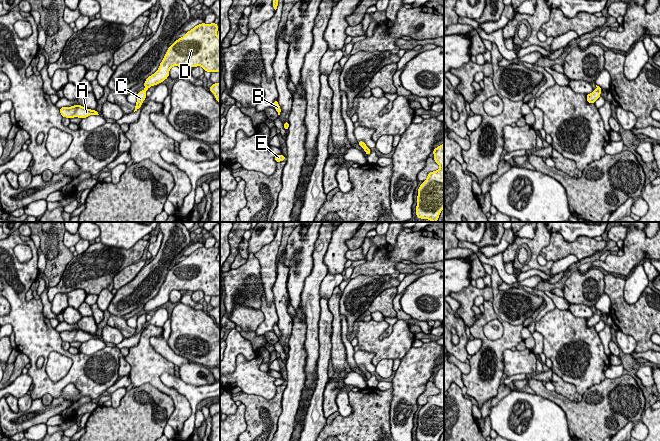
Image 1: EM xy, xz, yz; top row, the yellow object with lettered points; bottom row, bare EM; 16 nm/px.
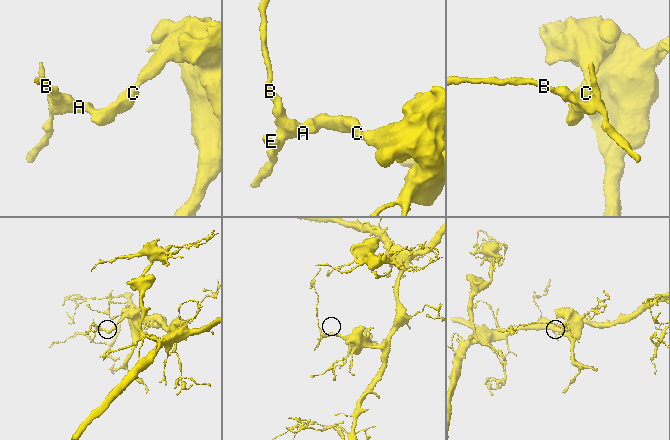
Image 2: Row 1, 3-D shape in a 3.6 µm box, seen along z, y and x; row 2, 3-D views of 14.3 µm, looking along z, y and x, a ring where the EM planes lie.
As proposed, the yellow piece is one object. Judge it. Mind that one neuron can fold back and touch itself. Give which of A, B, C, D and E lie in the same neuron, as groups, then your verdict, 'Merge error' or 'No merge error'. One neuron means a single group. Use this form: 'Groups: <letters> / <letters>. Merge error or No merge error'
Groups: A B C D E. No merge error

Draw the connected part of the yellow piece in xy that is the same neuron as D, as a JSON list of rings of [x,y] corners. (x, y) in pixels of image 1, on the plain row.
[[[199,248],[195,250],[193,253],[187,256],[186,259],[176,264],[171,270],[169,270],[165,281],[158,294],[149,300],[144,307],[145,313],[143,315],[138,316],[137,318],[137,327],[135,329],[135,335],[137,335],[142,326],[146,322],[146,315],[149,311],[158,309],[162,307],[169,300],[169,294],[173,290],[179,290],[181,292],[186,291],[197,291],[201,290],[204,295],[207,296],[220,296],[220,261],[217,260],[218,248]]]

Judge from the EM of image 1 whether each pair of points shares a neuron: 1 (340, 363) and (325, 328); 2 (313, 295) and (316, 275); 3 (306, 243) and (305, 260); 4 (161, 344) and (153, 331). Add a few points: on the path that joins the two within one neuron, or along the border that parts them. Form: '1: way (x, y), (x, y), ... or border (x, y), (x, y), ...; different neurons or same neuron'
1: border (333, 318), (330, 358); different neurons
2: way (313, 290), (314, 280); same neuron
3: way (305, 247), (305, 256); same neuron
4: border (151, 336), (149, 340), (150, 345), (165, 358); different neurons

